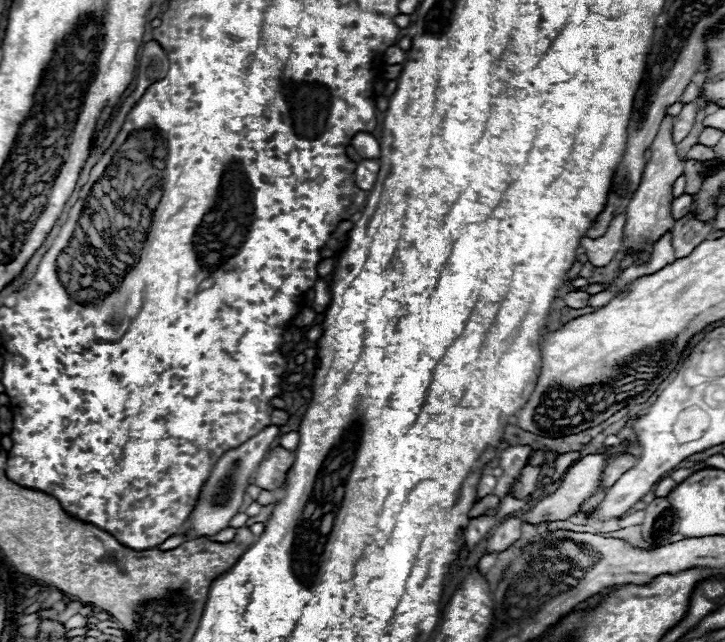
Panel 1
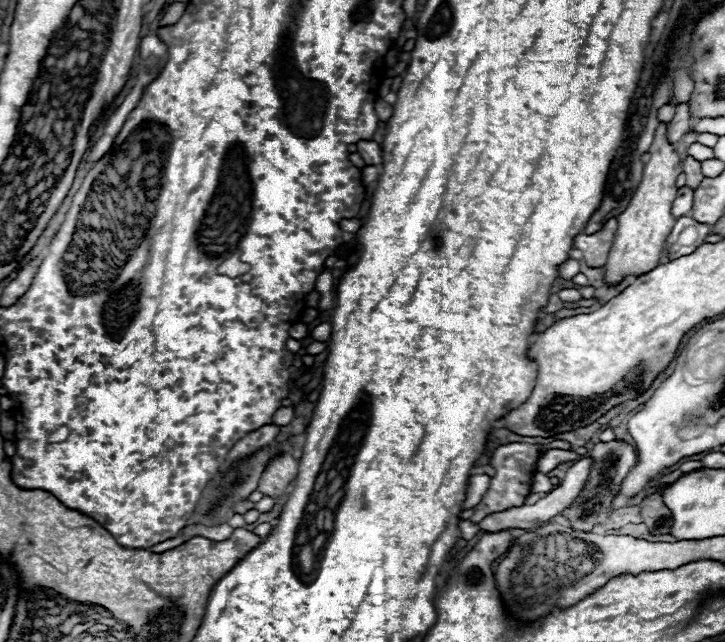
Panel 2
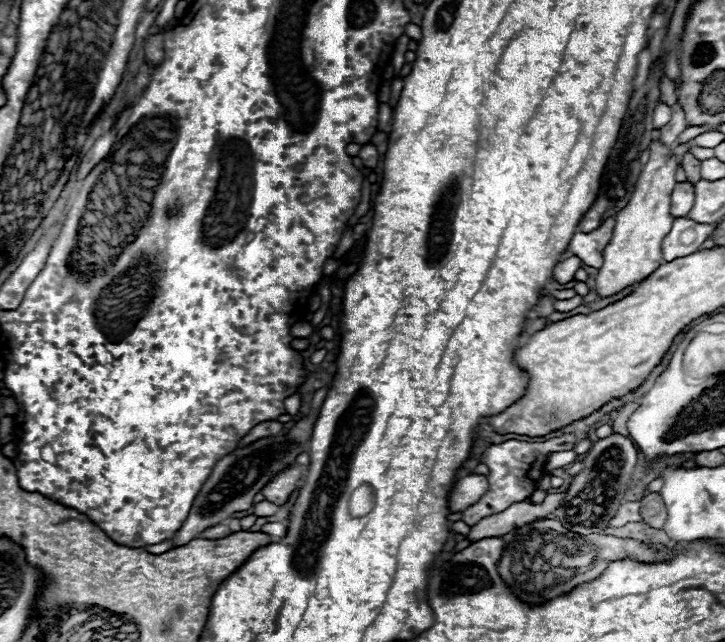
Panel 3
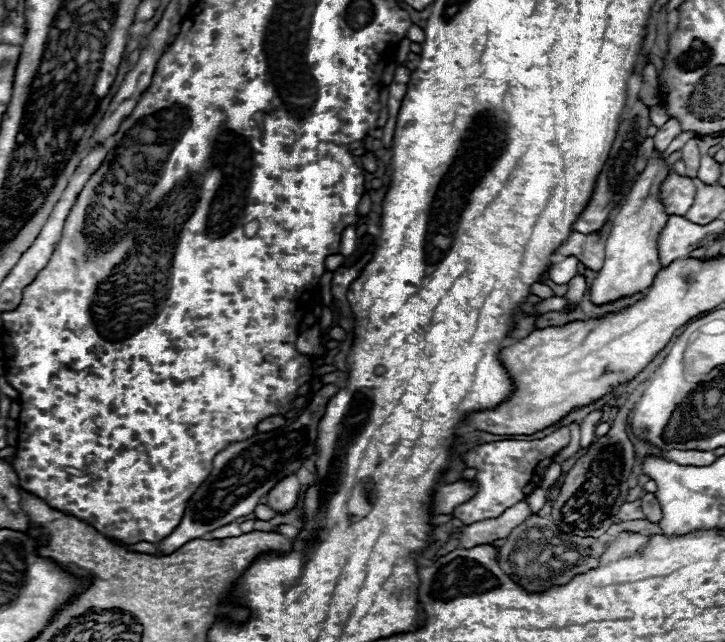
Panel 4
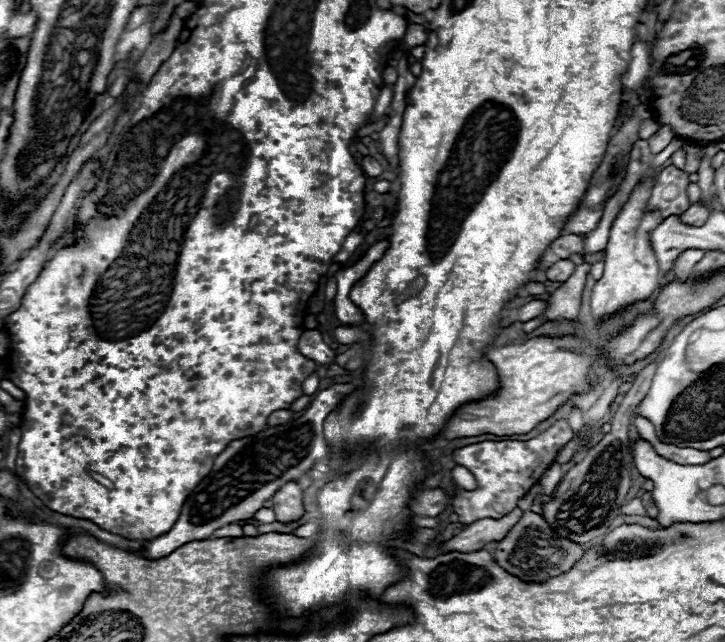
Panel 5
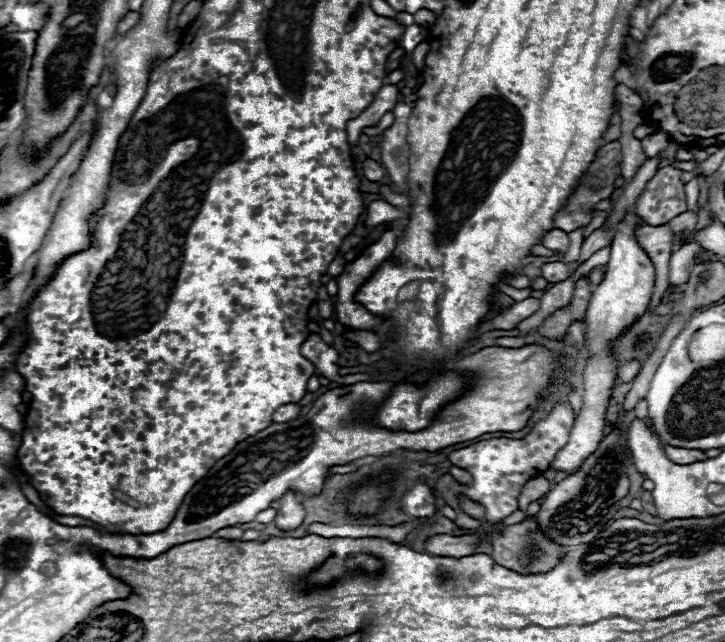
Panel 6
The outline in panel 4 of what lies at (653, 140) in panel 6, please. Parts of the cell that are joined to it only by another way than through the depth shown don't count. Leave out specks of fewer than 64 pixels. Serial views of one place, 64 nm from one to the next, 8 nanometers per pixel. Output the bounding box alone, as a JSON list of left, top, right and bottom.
[654,120,682,152]

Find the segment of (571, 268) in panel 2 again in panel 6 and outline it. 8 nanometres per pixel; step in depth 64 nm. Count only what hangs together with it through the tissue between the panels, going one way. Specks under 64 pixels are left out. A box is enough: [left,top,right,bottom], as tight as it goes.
[542,262,568,284]

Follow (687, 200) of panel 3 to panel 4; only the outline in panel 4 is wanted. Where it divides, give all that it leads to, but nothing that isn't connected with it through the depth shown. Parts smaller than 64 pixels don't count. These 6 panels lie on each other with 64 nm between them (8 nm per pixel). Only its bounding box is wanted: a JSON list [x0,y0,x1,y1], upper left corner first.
[660,168,694,216]

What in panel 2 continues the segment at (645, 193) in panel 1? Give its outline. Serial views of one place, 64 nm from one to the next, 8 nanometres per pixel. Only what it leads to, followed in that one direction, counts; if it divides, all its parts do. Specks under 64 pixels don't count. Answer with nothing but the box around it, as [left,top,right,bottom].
[604,124,682,286]

